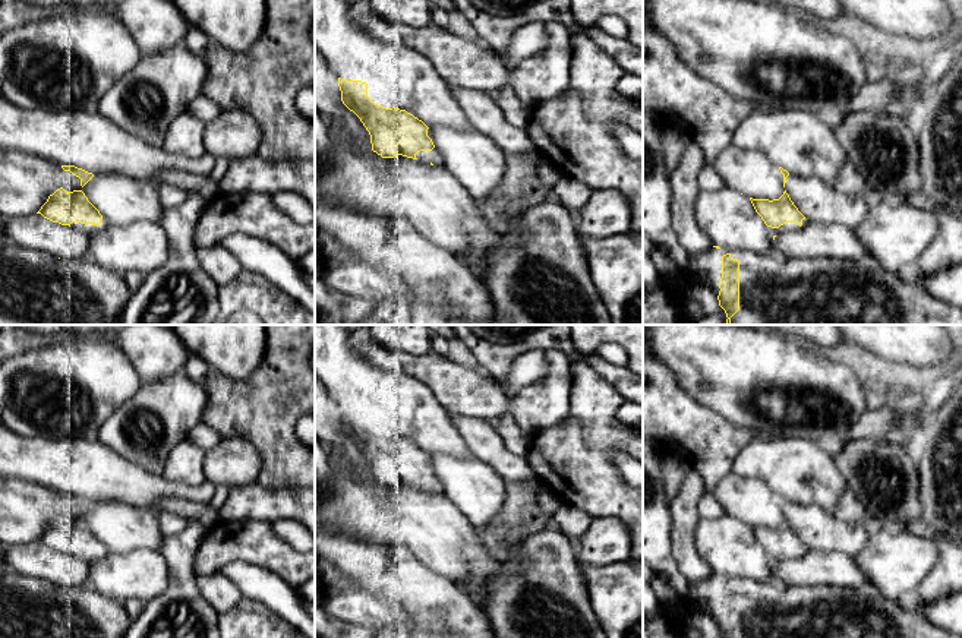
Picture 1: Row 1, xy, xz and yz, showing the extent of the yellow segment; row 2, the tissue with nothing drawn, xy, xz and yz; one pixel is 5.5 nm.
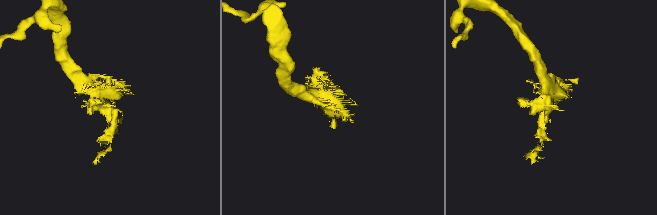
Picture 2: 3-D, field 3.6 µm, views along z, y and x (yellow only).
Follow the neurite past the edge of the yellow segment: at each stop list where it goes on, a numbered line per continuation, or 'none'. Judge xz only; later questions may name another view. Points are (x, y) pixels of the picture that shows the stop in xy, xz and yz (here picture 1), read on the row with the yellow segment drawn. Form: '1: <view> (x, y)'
1: xz (432, 155)

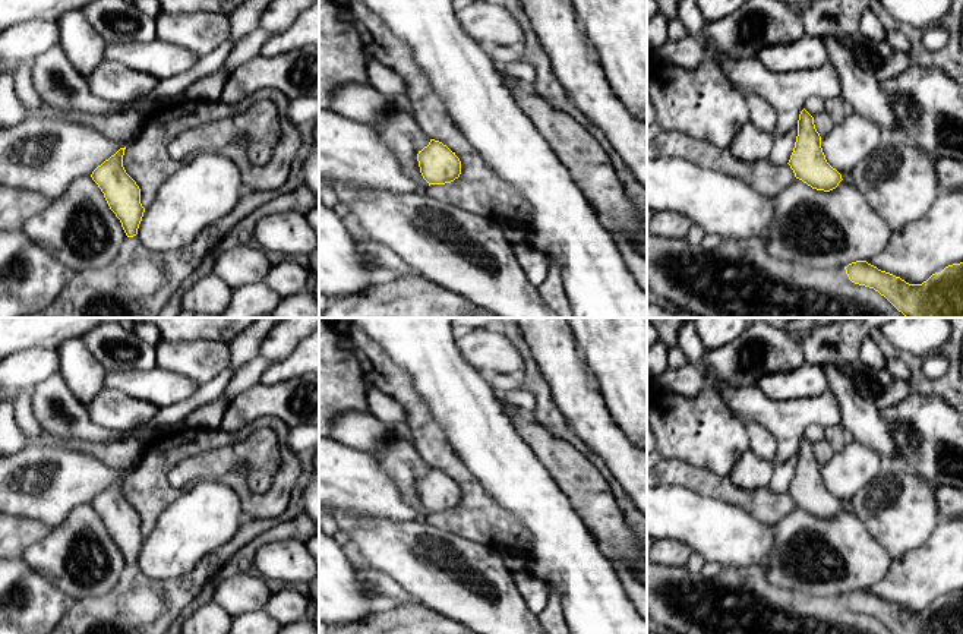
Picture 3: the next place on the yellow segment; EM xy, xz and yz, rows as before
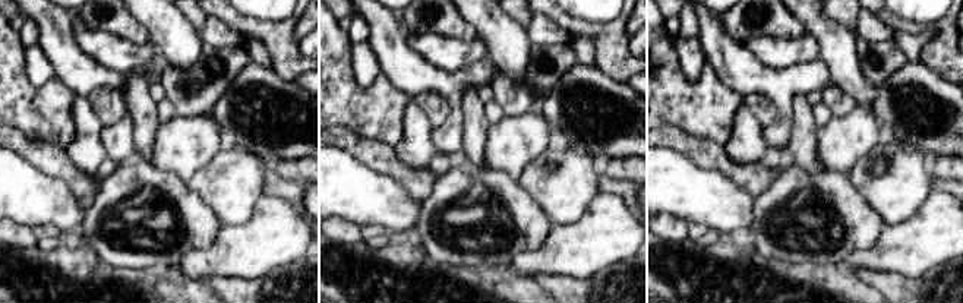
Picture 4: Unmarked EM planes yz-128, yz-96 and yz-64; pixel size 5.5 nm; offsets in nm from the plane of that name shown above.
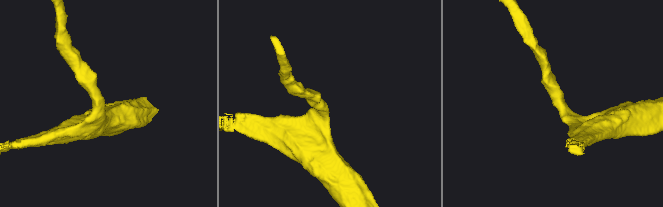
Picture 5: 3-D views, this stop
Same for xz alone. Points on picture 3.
none

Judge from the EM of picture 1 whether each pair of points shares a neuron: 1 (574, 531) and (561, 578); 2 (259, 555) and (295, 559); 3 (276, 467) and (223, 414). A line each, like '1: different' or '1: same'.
1: different
2: same
3: same

